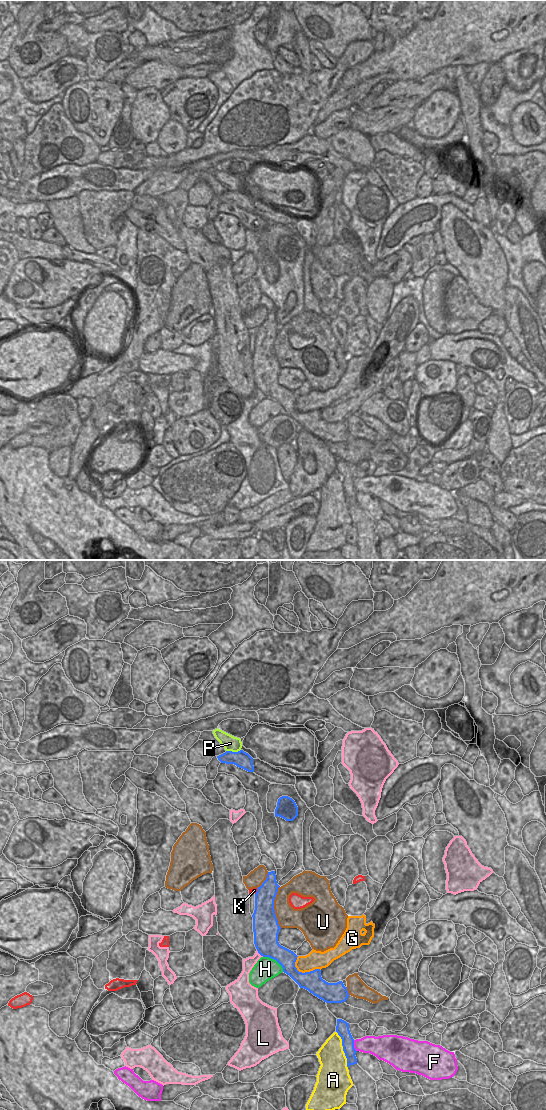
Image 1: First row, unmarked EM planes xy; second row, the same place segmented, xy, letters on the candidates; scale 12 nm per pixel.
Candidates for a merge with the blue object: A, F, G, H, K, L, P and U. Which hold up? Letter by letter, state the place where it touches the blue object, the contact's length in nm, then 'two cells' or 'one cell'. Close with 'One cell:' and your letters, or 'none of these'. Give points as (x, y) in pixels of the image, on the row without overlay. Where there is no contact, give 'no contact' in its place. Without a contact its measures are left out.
A: xy (343, 489) | 460 nm | two cells
F: xy (353, 486) | 150 nm | two cells
G: xy (303, 413) | 340 nm | two cells
H: xy (275, 399) | 320 nm | two cells
K: xy (257, 331) | 90 nm | two cells
L: xy (260, 394) | 110 nm | two cells
P: xy (233, 192) | 180 nm | two cells
U: xy (273, 347) | 500 nm | two cells
One cell: none of these

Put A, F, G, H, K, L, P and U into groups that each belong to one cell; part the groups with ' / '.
A / F / G / H / K / L / P / U

